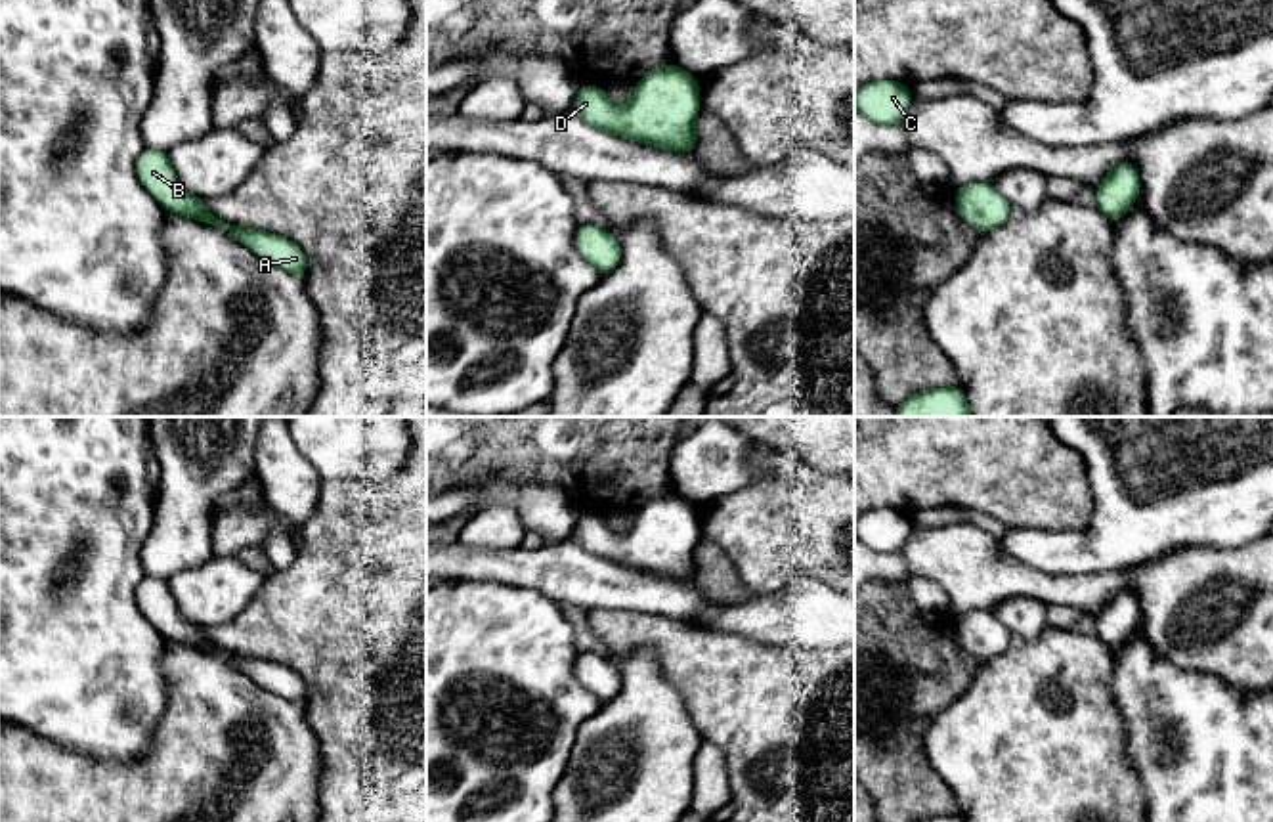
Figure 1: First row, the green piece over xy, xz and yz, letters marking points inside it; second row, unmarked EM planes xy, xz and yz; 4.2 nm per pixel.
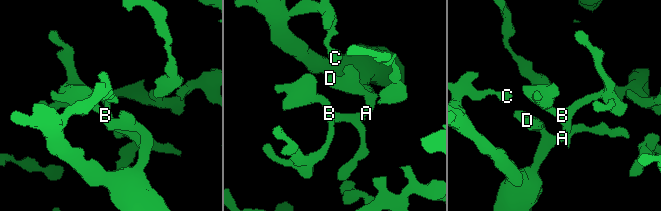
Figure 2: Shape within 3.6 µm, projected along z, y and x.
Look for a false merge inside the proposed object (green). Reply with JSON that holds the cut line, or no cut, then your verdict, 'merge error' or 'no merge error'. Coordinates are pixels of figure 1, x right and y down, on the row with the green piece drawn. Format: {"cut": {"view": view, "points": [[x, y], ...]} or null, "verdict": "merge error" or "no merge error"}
{"cut": null, "verdict": "no merge error"}

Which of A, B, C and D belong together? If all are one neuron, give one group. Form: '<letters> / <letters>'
A B C D

